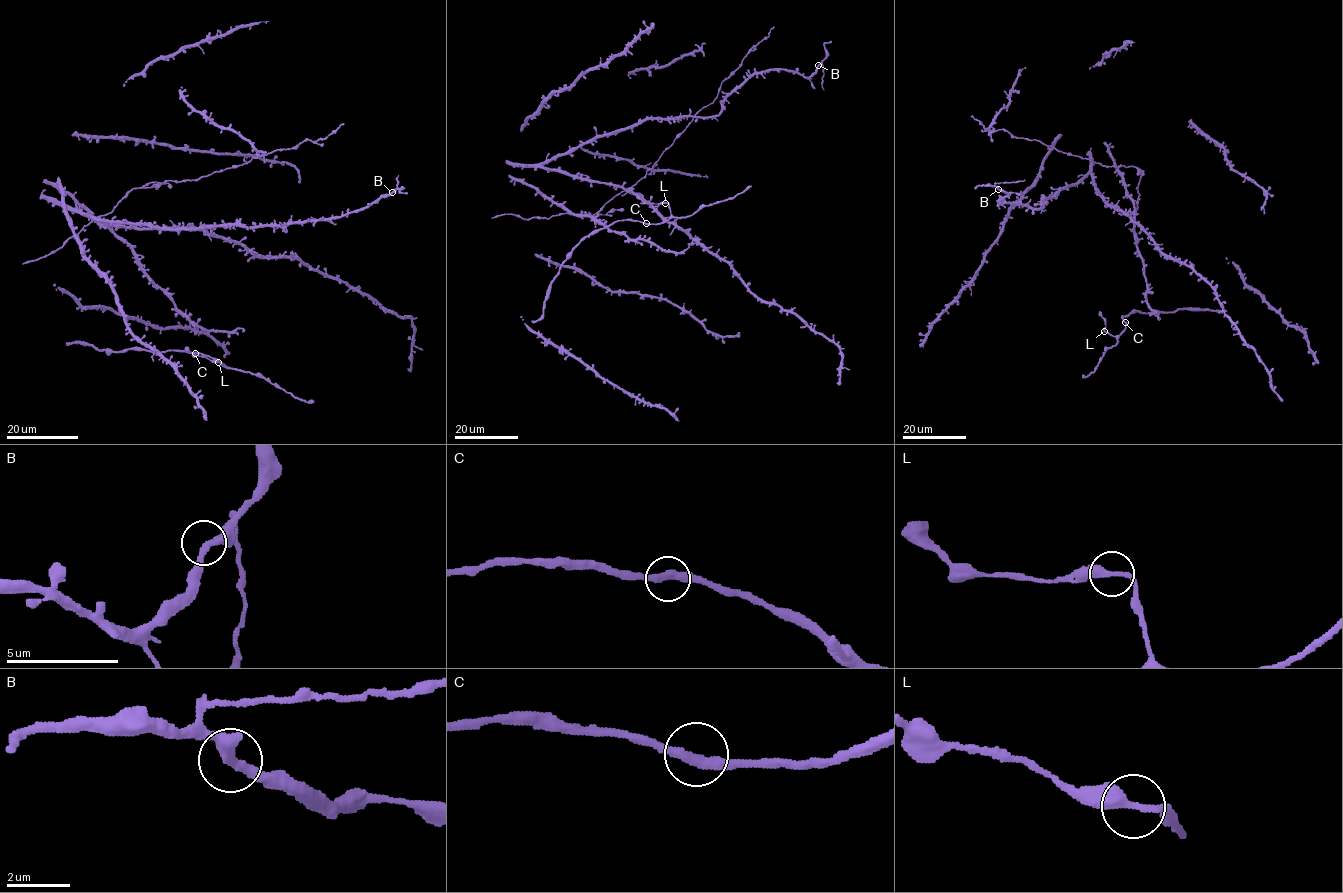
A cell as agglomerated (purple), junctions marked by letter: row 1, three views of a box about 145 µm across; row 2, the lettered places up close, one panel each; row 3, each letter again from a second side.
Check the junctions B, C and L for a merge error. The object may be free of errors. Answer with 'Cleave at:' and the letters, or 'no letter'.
Cleave at: no letter

